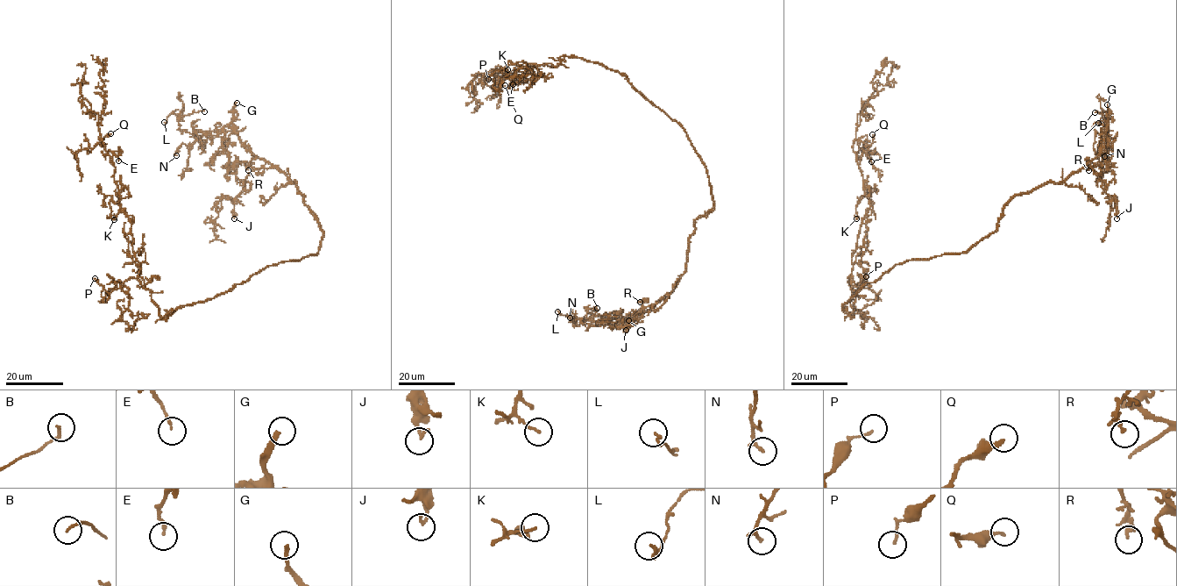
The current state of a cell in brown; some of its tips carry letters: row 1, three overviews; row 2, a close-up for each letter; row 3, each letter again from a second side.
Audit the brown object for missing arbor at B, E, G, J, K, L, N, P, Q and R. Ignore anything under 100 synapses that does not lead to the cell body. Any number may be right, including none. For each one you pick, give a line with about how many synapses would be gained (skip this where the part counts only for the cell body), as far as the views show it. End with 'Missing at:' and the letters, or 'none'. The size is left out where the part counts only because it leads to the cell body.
G: 350 syn
Missing at: G

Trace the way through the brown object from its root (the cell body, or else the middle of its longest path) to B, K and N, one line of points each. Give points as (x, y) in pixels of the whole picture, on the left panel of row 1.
B: (251, 276), (315, 255), (322, 232), (295, 182), (252, 154), (234, 132), (180, 128), (184, 116), (204, 111)
K: (251, 276), (162, 318), (138, 279), (131, 220), (120, 195), (109, 202), (114, 219)
N: (251, 276), (318, 252), (322, 232), (304, 196), (230, 132), (209, 132), (187, 146), (182, 143), (176, 155)

